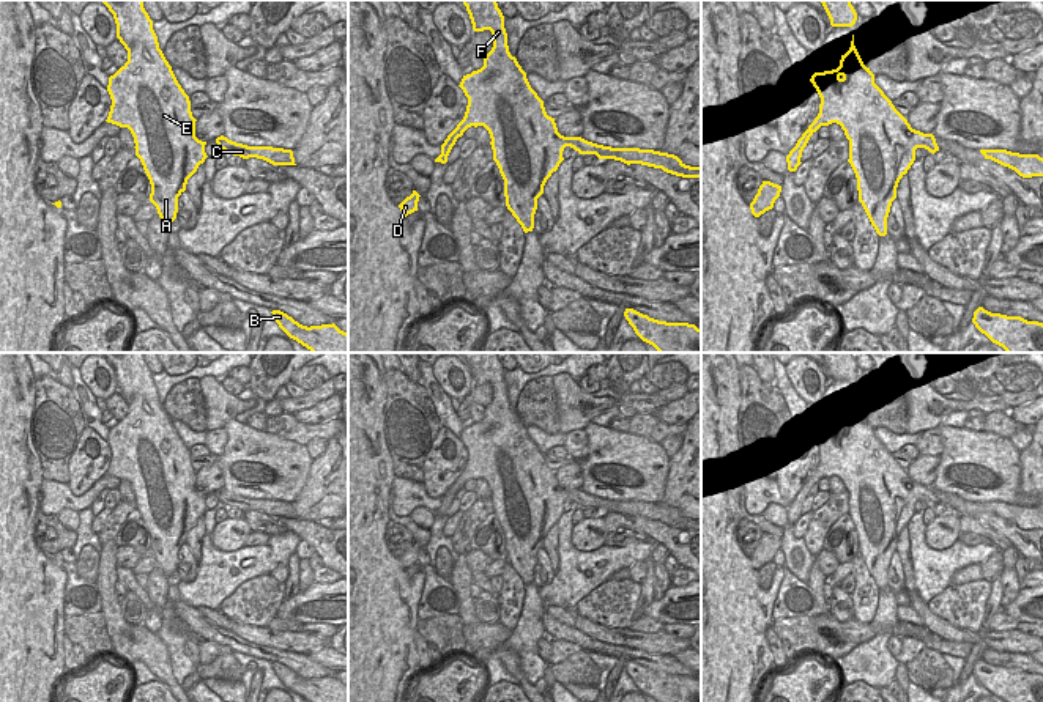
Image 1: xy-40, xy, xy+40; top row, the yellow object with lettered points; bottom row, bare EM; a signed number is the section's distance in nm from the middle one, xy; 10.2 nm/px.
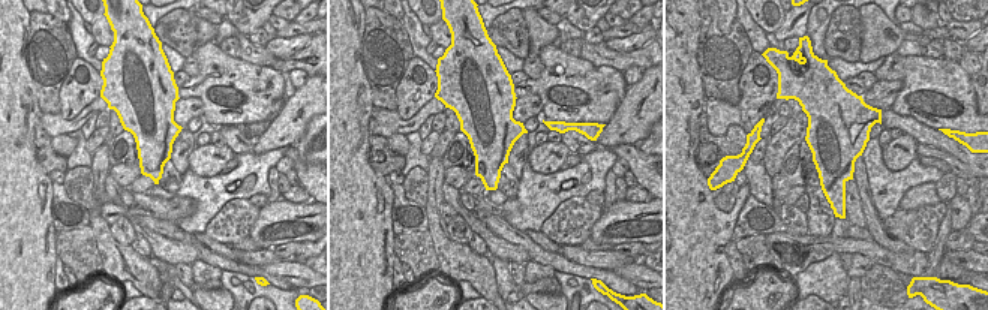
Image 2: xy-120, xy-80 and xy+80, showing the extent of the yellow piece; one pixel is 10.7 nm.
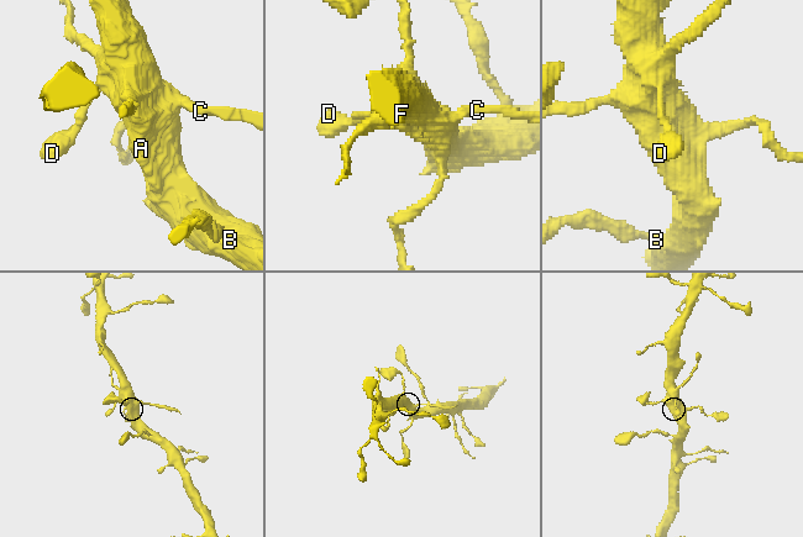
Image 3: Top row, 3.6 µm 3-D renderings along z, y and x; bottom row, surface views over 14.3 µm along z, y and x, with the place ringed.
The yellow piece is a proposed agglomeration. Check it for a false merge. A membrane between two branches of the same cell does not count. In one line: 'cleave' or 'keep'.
cleave

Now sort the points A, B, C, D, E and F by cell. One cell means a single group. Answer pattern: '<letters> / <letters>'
A B D E F / C

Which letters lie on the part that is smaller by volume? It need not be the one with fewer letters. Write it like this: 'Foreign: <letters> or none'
Foreign: C

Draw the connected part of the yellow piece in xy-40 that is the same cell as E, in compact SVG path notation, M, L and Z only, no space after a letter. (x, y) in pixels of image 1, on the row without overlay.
M143 353L102 356L113 367L117 390L128 403L128 414L109 430L112 458L106 474L131 483L135 508L151 537L150 554L170 576L187 532L208 510L206 494L195 490L189 449L159 401Z

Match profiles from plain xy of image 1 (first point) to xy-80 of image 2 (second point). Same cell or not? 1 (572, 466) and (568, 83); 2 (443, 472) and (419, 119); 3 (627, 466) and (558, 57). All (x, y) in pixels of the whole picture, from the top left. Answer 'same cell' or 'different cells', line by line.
1: different cells
2: different cells
3: same cell

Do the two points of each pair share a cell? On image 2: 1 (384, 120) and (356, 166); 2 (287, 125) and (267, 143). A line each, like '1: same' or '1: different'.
1: different
2: same

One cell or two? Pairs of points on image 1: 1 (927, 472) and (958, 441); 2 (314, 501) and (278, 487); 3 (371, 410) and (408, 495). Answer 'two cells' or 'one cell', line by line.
1: two cells
2: two cells
3: two cells

